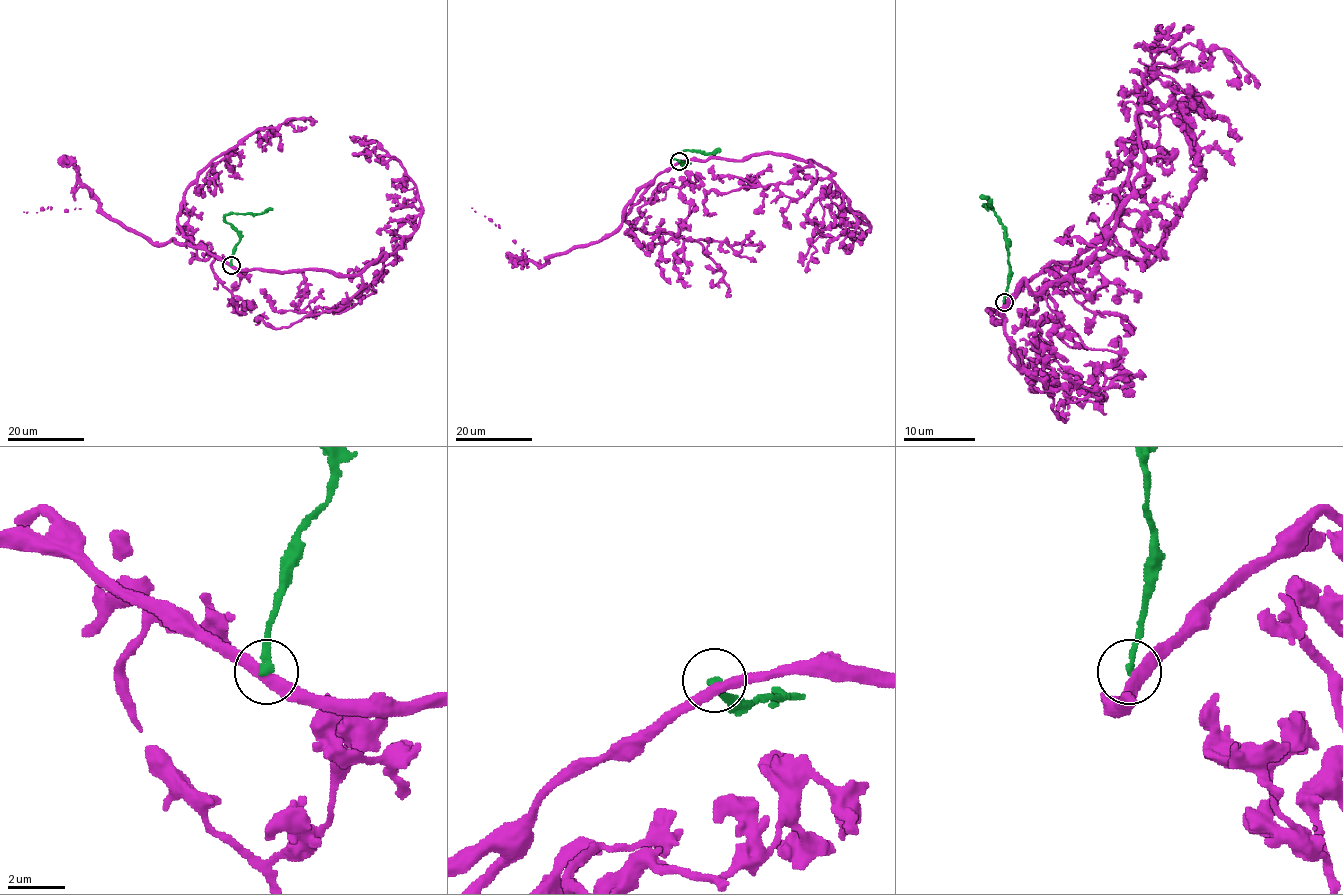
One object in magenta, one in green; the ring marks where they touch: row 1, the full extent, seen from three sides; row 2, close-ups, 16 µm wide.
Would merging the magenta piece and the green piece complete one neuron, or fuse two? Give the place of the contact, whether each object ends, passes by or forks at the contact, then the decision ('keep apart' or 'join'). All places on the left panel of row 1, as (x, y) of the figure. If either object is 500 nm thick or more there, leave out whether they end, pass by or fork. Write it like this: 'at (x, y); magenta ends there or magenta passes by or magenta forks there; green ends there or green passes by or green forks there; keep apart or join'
at (231, 265); magenta passes by; green ends there; keep apart

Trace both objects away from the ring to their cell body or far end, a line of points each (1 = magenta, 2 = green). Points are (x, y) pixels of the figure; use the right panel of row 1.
1: (1004, 302), (993, 318), (1024, 280), (1040, 293), (1065, 280), (1115, 226), (1142, 165), (1146, 68), (1213, 95)
2: (1004, 302), (1009, 273), (1008, 244), (1000, 221), (988, 205), (982, 205), (990, 205), (981, 196)

